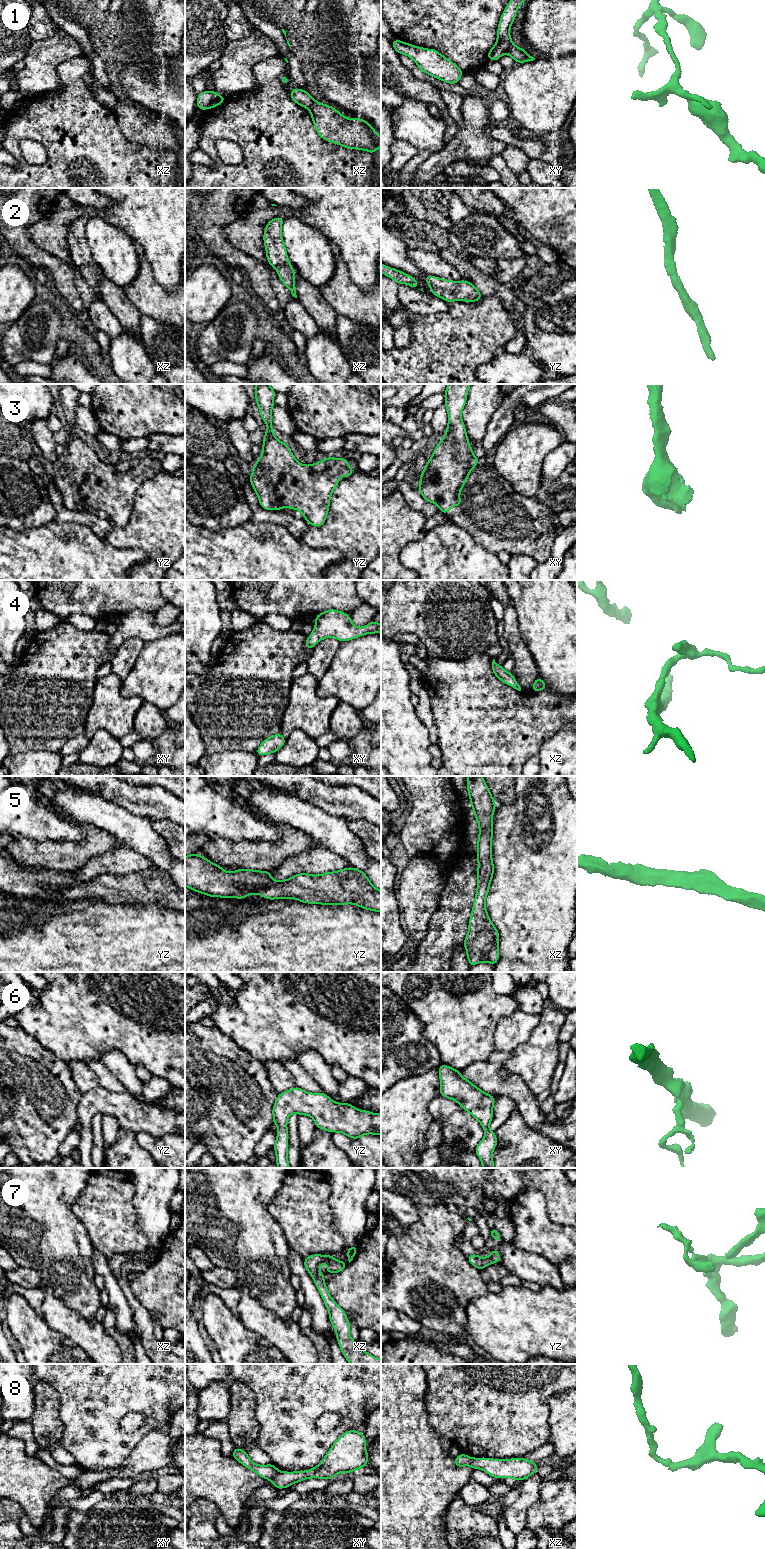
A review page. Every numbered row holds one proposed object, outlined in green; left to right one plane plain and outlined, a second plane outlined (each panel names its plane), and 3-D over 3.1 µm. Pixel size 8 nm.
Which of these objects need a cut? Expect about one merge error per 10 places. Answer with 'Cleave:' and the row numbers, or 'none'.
Cleave: 1, 8

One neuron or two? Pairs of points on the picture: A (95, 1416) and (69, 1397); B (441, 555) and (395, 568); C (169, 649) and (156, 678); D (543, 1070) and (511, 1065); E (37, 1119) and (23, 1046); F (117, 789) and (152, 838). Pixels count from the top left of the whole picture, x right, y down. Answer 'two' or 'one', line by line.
A: one
B: two
C: one
D: one
E: one
F: two

